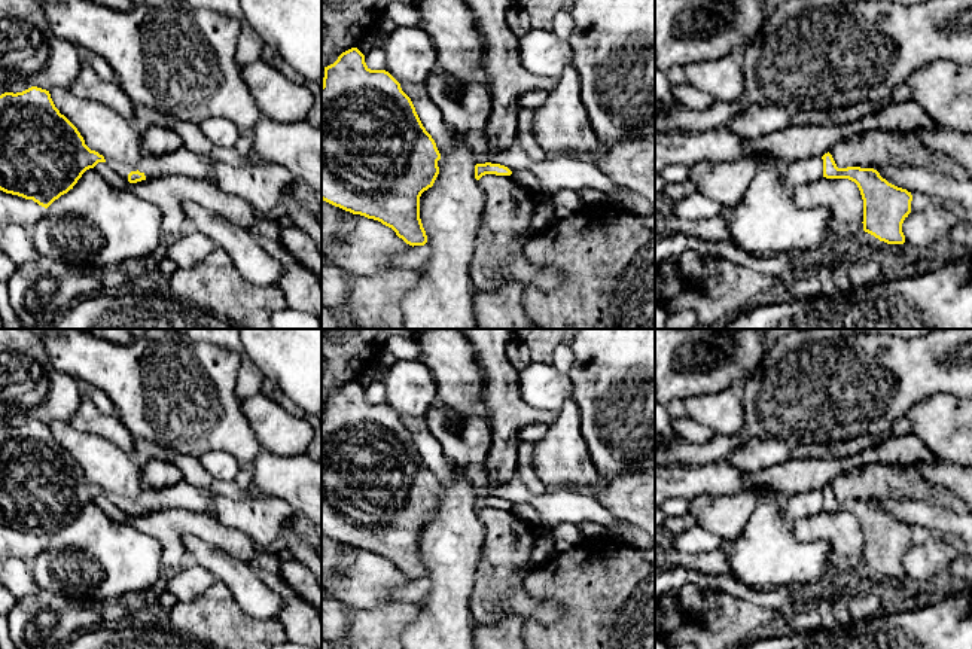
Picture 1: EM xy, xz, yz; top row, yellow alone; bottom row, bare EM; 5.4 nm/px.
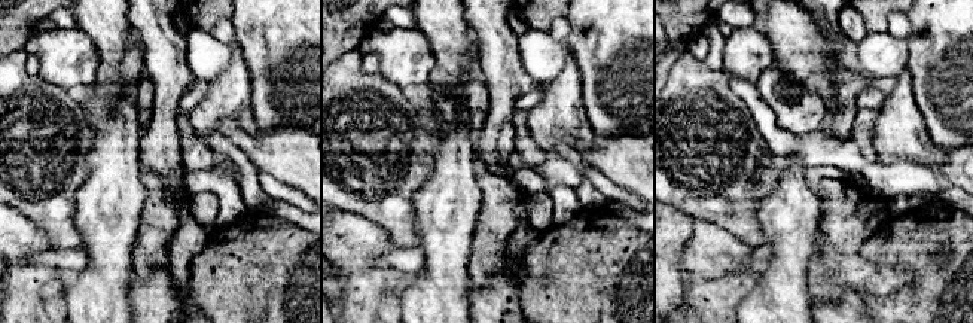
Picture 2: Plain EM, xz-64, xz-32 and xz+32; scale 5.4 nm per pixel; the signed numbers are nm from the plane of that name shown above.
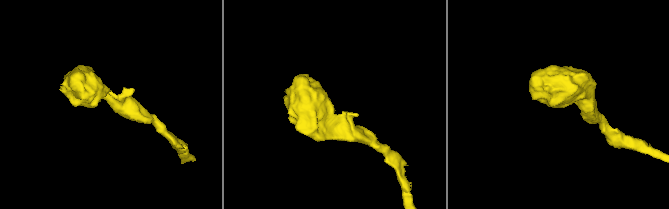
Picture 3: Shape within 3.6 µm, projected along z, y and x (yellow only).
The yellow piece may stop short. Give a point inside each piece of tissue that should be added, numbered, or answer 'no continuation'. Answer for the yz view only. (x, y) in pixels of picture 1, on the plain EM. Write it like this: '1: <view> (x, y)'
no continuation

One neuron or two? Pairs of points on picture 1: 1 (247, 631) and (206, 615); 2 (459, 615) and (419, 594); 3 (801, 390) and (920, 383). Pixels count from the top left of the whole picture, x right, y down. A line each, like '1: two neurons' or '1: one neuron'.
1: one neuron
2: two neurons
3: one neuron

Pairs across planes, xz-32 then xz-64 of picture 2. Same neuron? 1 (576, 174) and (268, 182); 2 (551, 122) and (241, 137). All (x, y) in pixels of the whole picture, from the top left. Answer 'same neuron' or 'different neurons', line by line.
1: same neuron
2: different neurons

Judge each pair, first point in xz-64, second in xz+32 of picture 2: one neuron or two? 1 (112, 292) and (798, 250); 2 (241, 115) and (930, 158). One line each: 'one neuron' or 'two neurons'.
1: one neuron
2: one neuron

